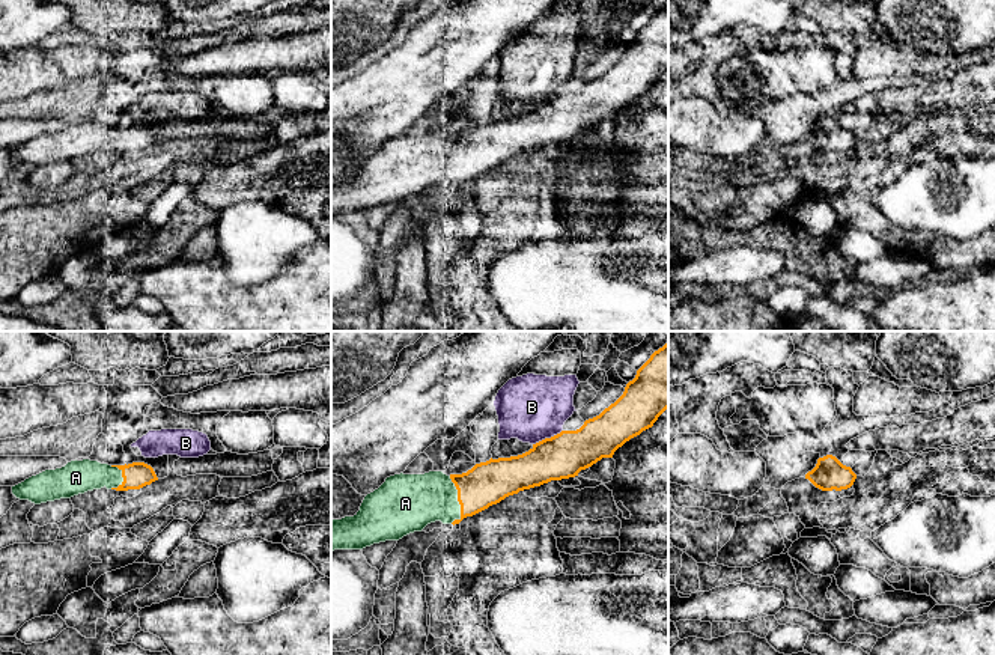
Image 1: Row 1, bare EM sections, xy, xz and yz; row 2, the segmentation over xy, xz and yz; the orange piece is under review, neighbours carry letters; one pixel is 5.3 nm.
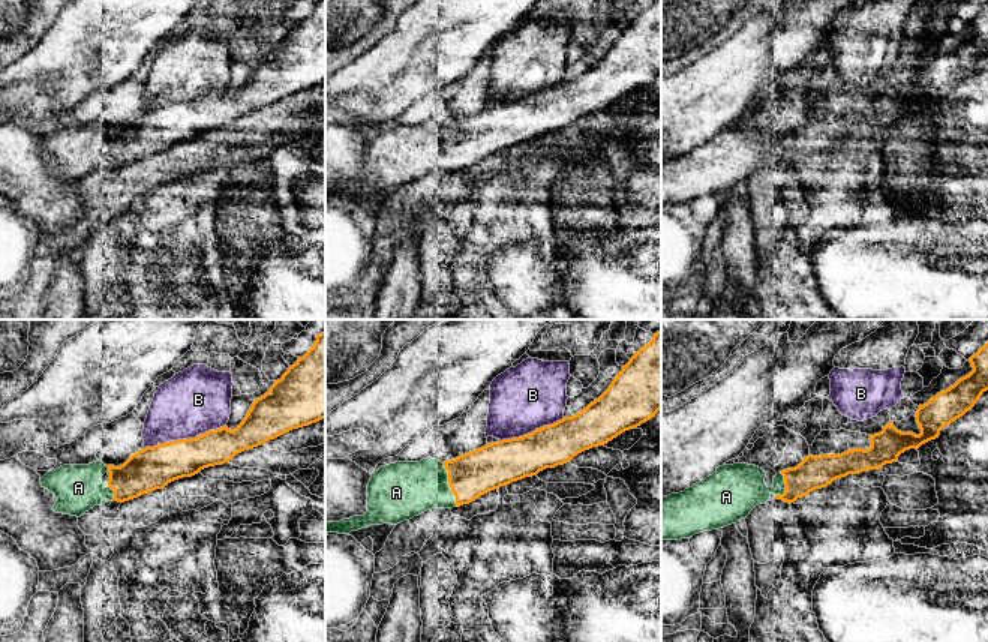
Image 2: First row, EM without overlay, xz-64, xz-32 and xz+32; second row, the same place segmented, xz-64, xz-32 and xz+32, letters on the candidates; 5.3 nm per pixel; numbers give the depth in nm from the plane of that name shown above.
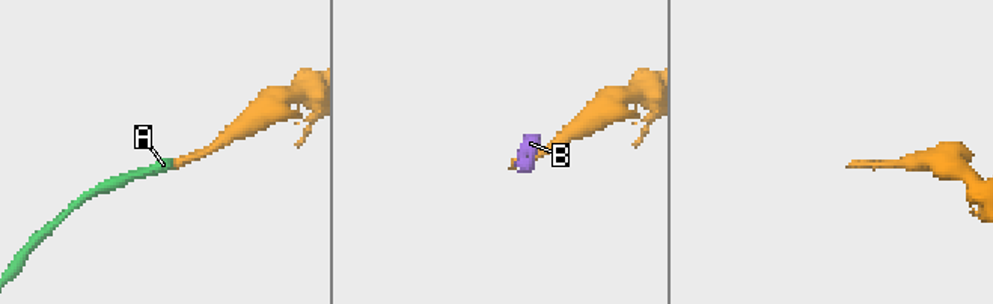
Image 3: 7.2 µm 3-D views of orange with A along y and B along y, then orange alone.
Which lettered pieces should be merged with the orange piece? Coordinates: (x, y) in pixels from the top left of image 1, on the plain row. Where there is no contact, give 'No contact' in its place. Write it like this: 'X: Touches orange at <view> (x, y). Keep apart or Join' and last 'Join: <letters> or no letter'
A: Touches orange at xz (458, 163). Join
B: Touches orange at xz (547, 101). Keep apart
Join: A

